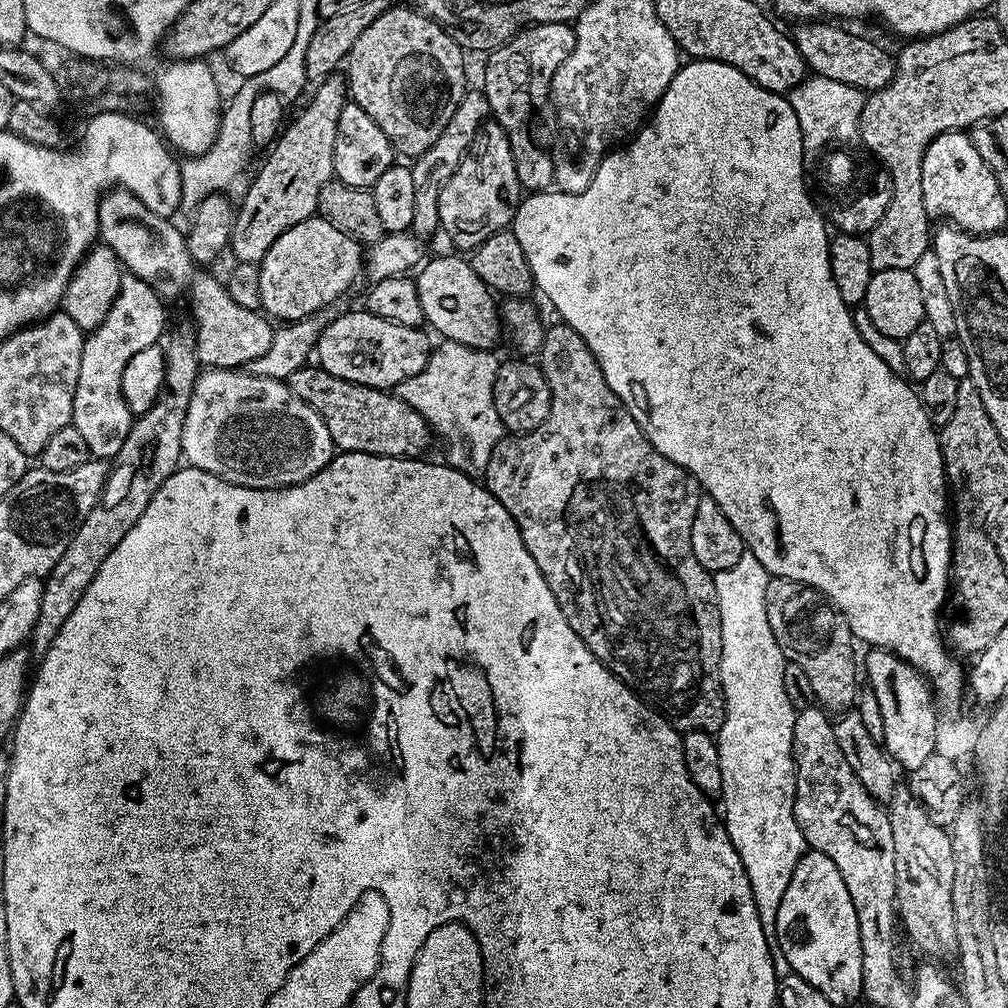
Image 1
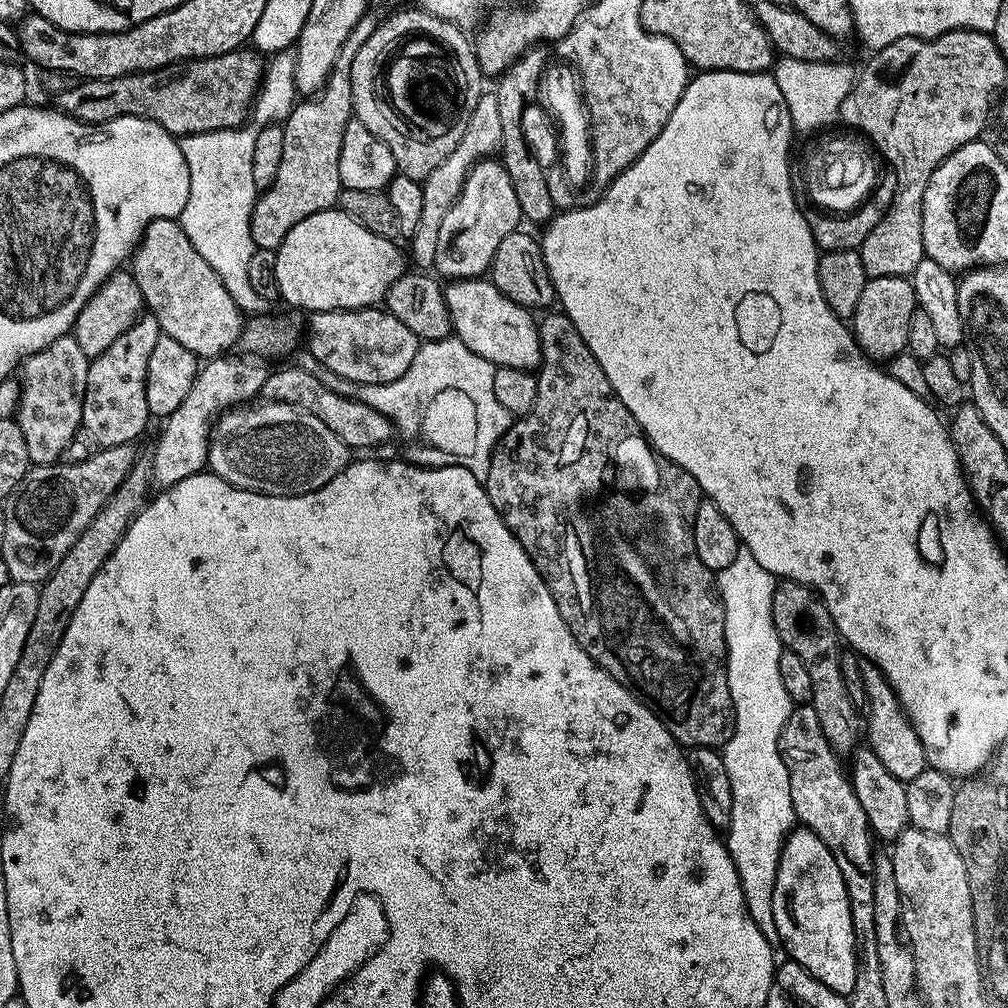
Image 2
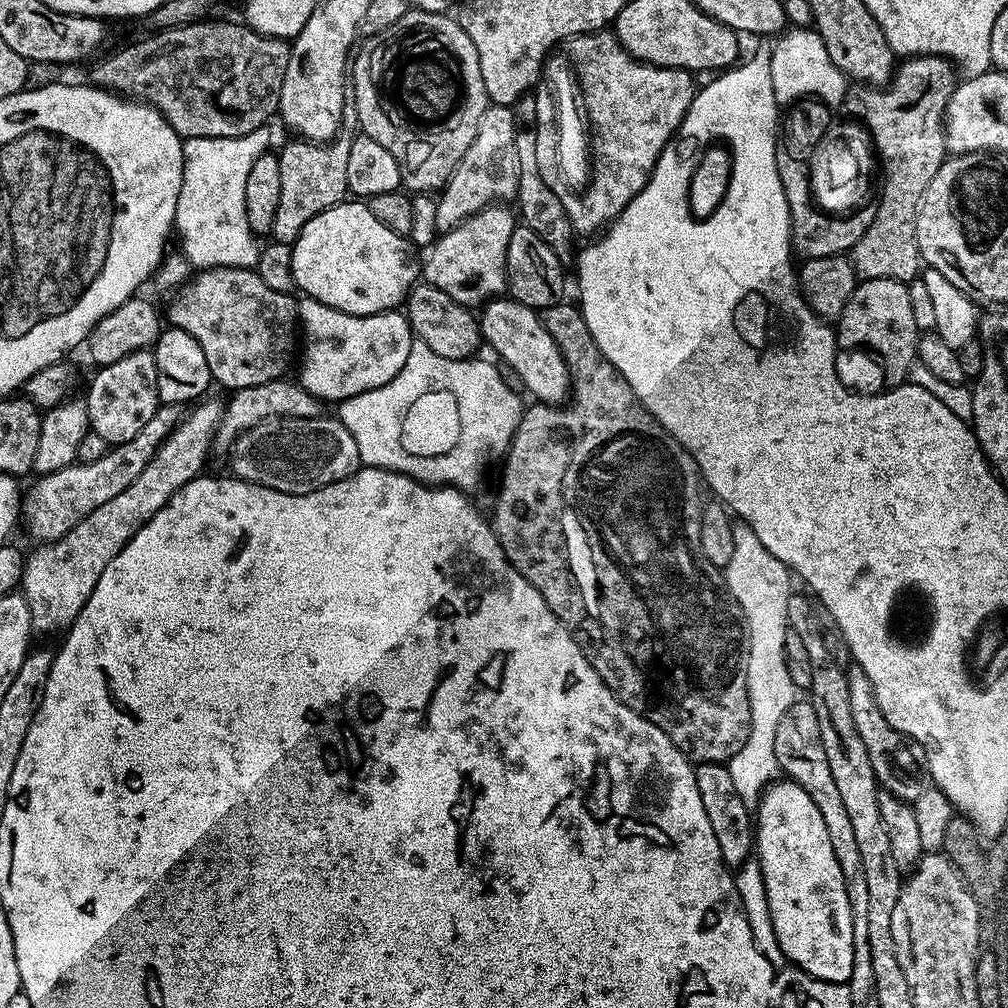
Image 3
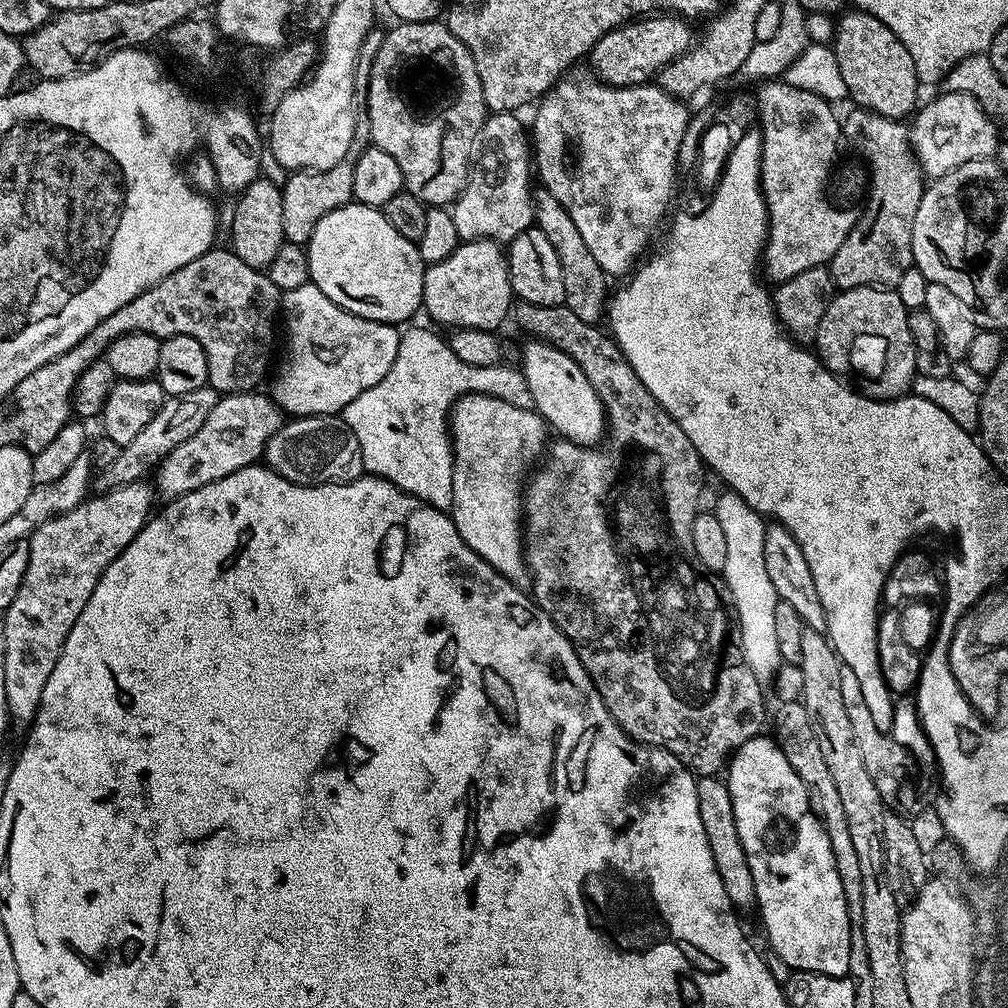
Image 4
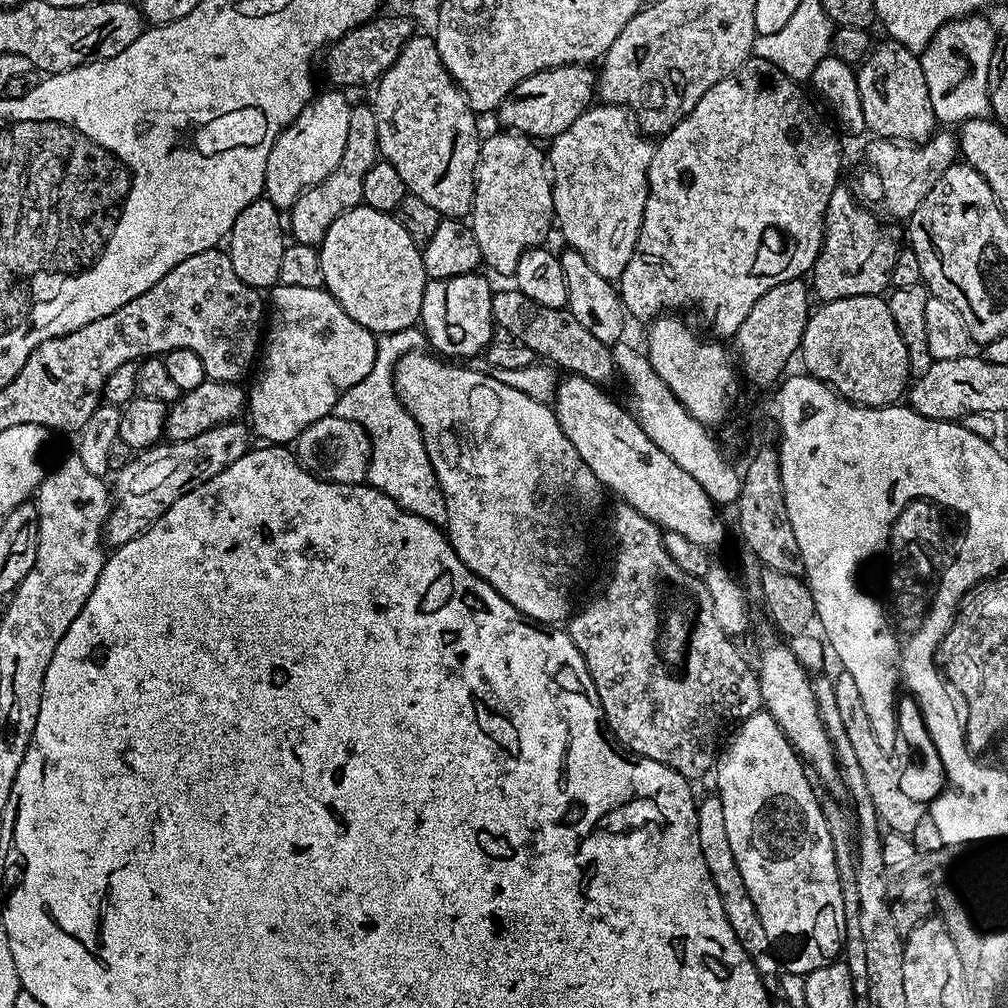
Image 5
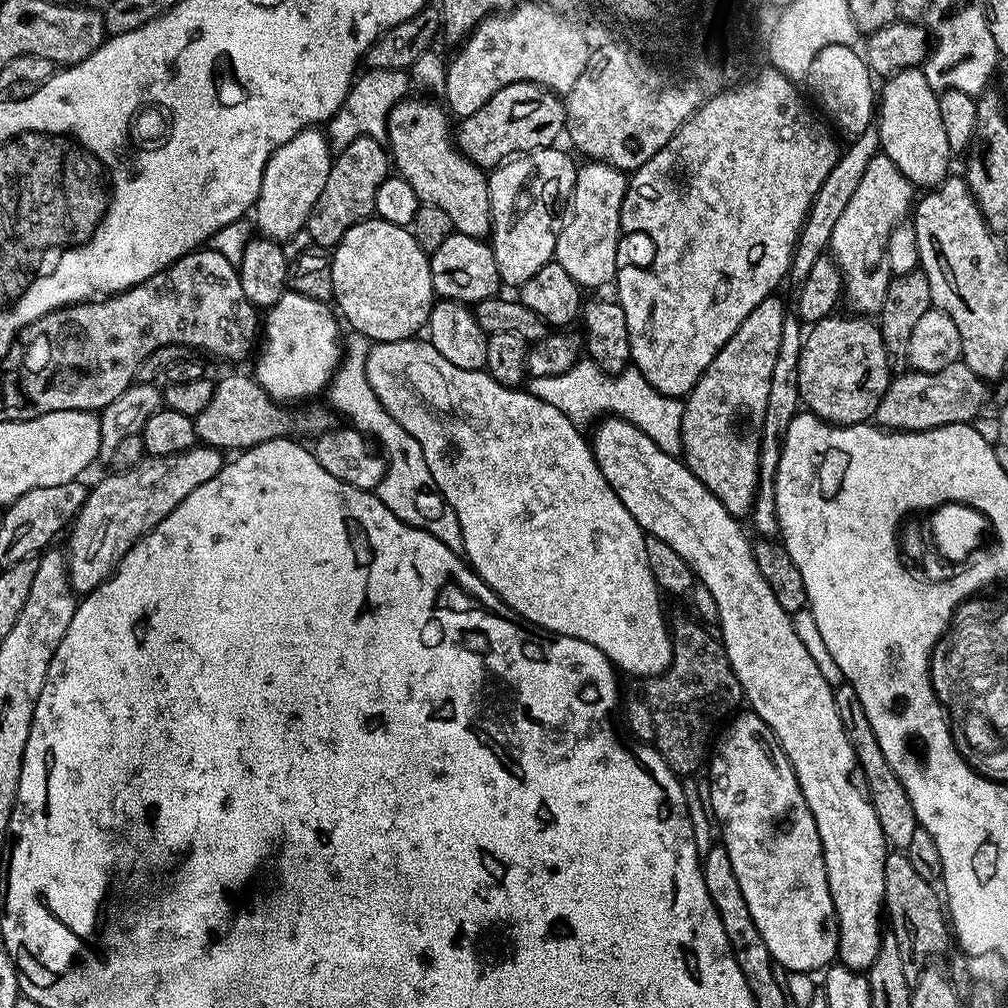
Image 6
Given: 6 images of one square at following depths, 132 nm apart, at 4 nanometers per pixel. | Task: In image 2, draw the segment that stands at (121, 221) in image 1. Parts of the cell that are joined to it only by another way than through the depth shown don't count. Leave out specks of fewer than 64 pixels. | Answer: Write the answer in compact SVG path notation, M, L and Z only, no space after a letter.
M179 219L155 220L146 226L132 250L130 271L138 282L138 290L142 290L145 309L158 322L163 335L174 338L174 342L181 346L186 346L186 350L193 352L197 358L222 356L237 347L240 334L244 331L245 317L235 305L234 299L230 298L222 279L218 278L209 263L194 250L194 245L187 238Z

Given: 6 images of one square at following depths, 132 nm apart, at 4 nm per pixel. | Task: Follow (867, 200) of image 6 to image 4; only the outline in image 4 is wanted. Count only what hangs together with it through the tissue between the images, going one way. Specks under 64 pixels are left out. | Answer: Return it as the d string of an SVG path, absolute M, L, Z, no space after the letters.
M945 90L940 94L940 104L928 104L925 108L923 105L911 117L908 130L912 152L920 163L920 171L928 178L950 174L950 170L971 160L995 157L1002 143L1002 137L996 133L997 121L970 94Z

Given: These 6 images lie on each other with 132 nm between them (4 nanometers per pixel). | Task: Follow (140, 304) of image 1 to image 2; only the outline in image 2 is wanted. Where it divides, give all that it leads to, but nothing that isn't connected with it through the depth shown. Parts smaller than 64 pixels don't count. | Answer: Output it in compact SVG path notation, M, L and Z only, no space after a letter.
M142 314L102 354L91 357L86 374L86 394L82 402L80 423L100 448L132 444L150 423L146 406L146 365L150 353L162 335L158 322L150 314Z

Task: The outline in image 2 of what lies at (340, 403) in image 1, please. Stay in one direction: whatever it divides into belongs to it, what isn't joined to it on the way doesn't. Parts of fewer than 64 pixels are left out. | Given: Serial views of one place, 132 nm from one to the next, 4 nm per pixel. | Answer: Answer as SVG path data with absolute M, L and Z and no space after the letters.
M295 366L280 368L277 372L276 369L269 371L266 386L262 386L260 396L266 400L282 402L295 408L302 408L305 412L312 412L314 418L326 422L326 426L330 426L330 430L334 430L334 434L342 438L342 442L349 450L376 448L394 436L394 425L381 412L374 410L374 406L366 406L361 400L346 398L342 394L334 394L330 386L322 386L313 375L306 374Z

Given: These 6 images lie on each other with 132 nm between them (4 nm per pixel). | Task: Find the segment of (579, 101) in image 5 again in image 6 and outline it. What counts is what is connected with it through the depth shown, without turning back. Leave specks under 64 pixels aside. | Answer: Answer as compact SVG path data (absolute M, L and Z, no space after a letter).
M514 82L510 86L502 86L482 110L474 110L474 114L463 117L459 121L460 129L457 127L454 132L454 140L459 151L463 152L468 159L472 160L478 167L491 170L525 152L535 152L537 148L551 148L557 143L556 140L565 135L564 130L564 100L557 93L543 88L541 84L530 82Z

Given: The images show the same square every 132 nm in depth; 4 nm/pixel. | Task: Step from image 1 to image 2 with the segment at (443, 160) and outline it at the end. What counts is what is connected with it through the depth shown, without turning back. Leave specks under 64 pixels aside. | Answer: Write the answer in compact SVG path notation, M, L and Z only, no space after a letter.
M481 91L477 104L474 106L474 114L470 114L470 122L466 122L466 134L462 134L462 138L458 138L458 146L454 146L454 150L450 150L450 154L446 154L446 158L439 166L434 166L434 170L430 170L430 174L421 183L422 190L422 214L419 215L417 229L410 239L412 245L412 256L410 252L410 260L412 260L417 269L428 270L436 263L436 251L438 250L438 230L442 226L442 218L446 218L446 210L450 210L450 206L454 206L454 202L460 197L460 188L464 185L464 180L468 177L468 172L479 160L487 160L495 157L502 146L502 121L498 115L498 98L495 91Z

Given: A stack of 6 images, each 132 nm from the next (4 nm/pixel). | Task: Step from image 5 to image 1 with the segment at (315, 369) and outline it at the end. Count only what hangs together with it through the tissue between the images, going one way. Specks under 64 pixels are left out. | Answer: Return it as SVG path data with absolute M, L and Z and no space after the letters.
M367 310L359 311L348 312L345 316L344 313L337 315L336 320L330 322L326 326L326 330L322 330L314 353L319 367L325 368L330 374L334 374L343 380L385 390L406 382L406 378L414 378L414 374L418 374L424 369L430 355L430 348L429 345L424 345L422 337L416 336L420 335L417 329L400 328L394 322L378 320L374 314L370 314Z

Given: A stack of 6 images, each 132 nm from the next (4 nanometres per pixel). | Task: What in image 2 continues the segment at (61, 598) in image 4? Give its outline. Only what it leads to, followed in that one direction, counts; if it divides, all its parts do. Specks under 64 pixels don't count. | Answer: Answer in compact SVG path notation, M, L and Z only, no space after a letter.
M239 354L213 356L208 364L197 371L194 386L186 394L182 406L174 410L163 421L164 429L156 442L156 453L150 456L152 461L152 483L163 490L190 478L208 468L208 439L212 437L212 425L225 410L239 406L260 396L262 386L270 371L269 361L263 356Z

